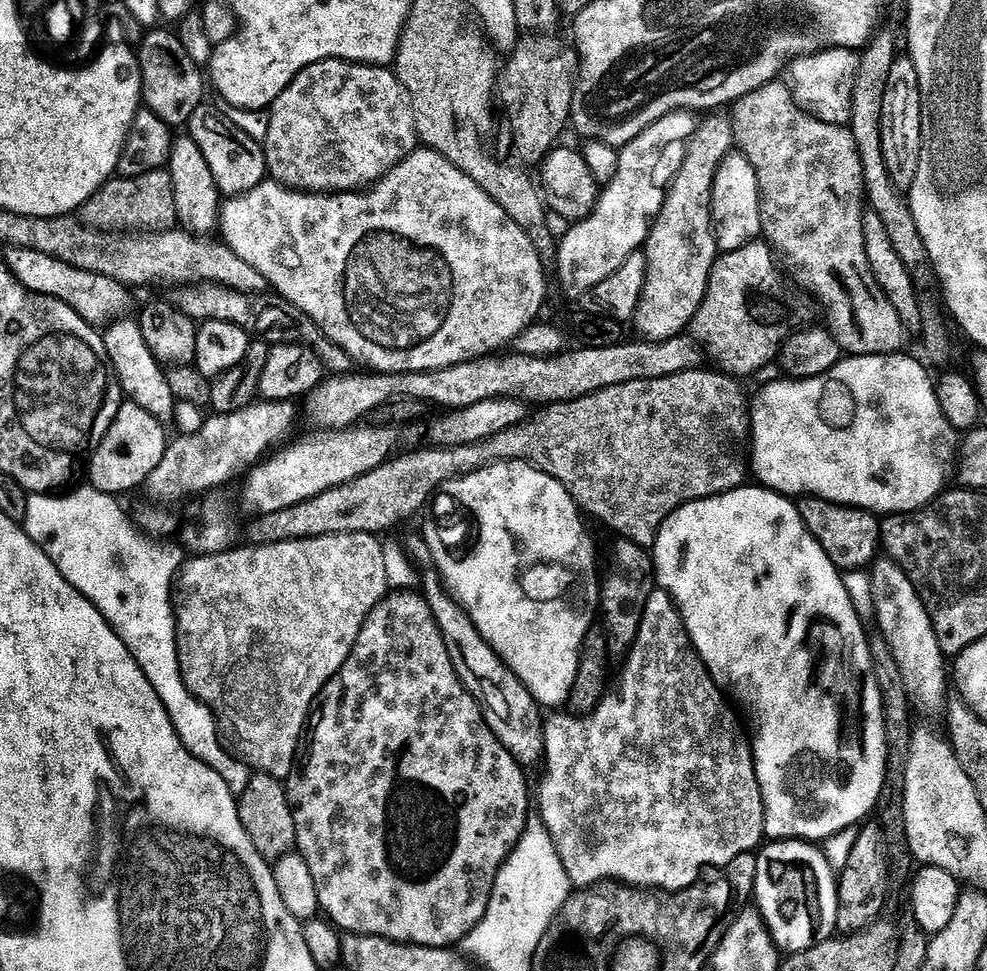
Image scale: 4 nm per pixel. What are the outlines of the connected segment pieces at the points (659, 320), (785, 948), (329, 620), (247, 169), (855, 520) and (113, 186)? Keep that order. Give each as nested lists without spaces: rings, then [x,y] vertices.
[[[700,184],[700,188],[692,188],[692,192],[700,192],[700,196],[672,196],[672,200],[663,200],[642,247],[646,271],[634,325],[645,341],[674,339],[691,325],[718,257],[711,212],[712,188]]]
[[[787,839],[765,844],[765,848],[759,850],[756,857],[757,872],[754,887],[756,900],[754,900],[754,904],[760,909],[760,917],[764,919],[764,925],[768,927],[768,933],[772,936],[777,949],[784,954],[805,952],[813,944],[833,939],[837,935],[836,919],[839,910],[838,894],[836,893],[837,873],[831,872],[830,878],[826,878],[826,874],[824,874],[824,878],[810,878],[810,868],[826,872],[827,860],[817,847],[809,847],[802,839]]]
[[[371,532],[362,534],[334,534],[309,540],[287,540],[277,544],[252,544],[248,548],[233,547],[213,556],[196,556],[181,567],[174,580],[174,617],[176,620],[176,653],[180,663],[180,678],[184,687],[208,707],[215,727],[232,743],[232,748],[256,770],[272,770],[284,748],[284,735],[292,724],[300,724],[313,711],[328,679],[344,664],[350,645],[356,639],[365,617],[386,595],[386,581],[380,566],[381,541]]]
[[[200,107],[188,119],[186,132],[202,152],[220,196],[224,198],[241,196],[265,183],[266,165],[261,141],[257,137],[255,140],[254,137],[247,136],[238,125],[231,124],[226,117],[219,116],[214,109],[208,107]]]
[[[819,498],[801,499],[798,507],[802,522],[808,527],[809,534],[816,539],[818,546],[822,546],[822,550],[838,570],[864,567],[867,569],[877,559],[878,549],[881,547],[880,525],[873,513]]]
[[[146,170],[141,176],[113,178],[84,203],[78,216],[87,227],[109,234],[155,234],[173,231],[177,221],[171,178],[164,170]]]

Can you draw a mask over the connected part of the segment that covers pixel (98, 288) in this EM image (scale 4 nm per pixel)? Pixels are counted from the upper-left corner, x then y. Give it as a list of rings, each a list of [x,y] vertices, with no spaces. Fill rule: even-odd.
[[[8,248],[6,252],[8,269],[12,277],[23,288],[39,296],[49,296],[74,310],[83,318],[85,325],[100,324],[107,326],[113,323],[114,318],[125,315],[128,308],[127,291],[112,292],[114,282],[102,274],[94,274],[86,270],[78,270],[74,266],[66,266],[66,262],[58,262],[58,258],[50,258],[50,254],[38,254],[38,250],[22,250]]]

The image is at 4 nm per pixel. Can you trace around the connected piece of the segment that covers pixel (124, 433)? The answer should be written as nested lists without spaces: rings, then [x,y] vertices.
[[[124,402],[124,405],[117,410],[112,425],[105,430],[100,445],[96,449],[93,447],[87,457],[87,483],[99,492],[109,494],[130,492],[136,487],[139,489],[145,485],[148,475],[162,460],[166,447],[164,428],[165,425],[150,414],[146,414],[146,410],[142,410],[142,406]]]

